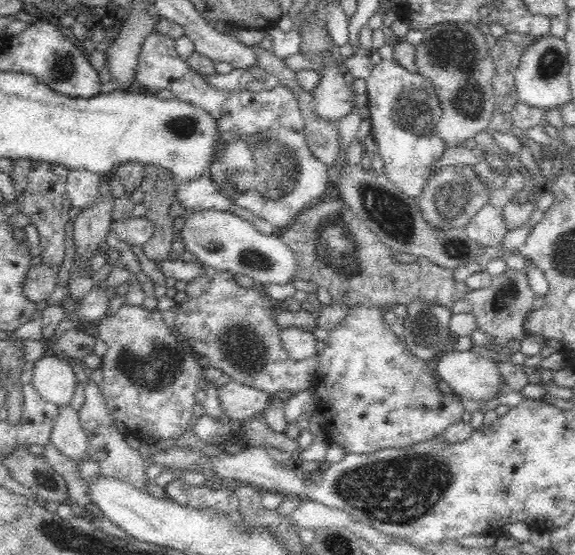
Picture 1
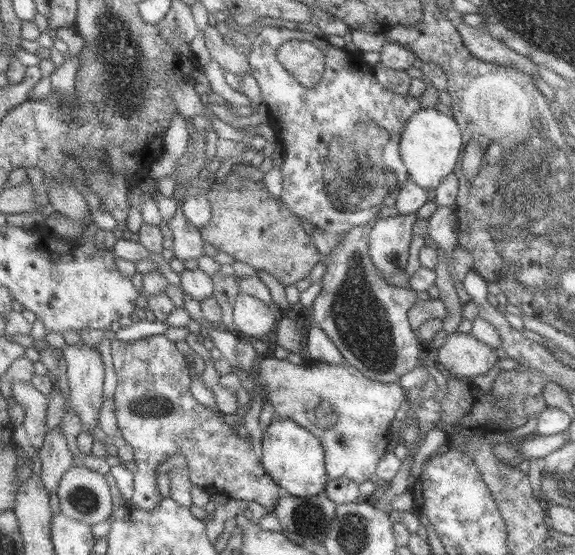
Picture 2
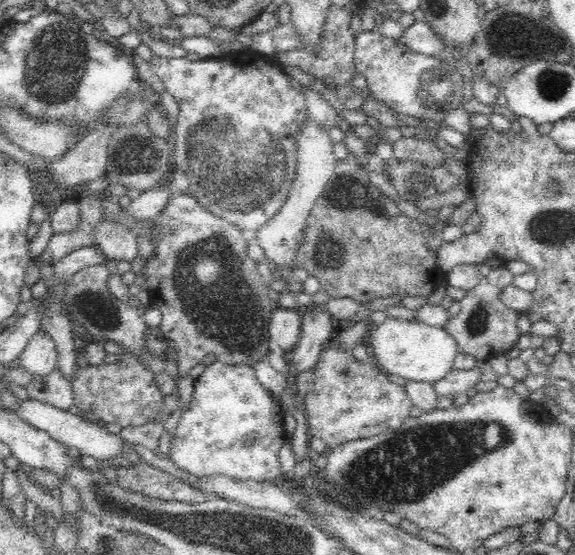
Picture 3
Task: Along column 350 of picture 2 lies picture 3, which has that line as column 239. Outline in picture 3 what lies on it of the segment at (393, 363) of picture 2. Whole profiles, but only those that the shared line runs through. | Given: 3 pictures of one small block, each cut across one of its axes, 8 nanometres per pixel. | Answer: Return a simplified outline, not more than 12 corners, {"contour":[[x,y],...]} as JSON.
{"contour":[[177,192],[144,298],[176,379],[266,362],[276,304],[249,235]]}

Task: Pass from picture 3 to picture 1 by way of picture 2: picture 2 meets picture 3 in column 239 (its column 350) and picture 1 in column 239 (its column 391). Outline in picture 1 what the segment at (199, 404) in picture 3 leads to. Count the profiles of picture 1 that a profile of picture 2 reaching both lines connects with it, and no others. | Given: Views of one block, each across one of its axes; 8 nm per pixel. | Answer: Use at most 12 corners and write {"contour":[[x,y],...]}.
{"contour":[[235,381],[217,389],[219,422],[247,418],[264,411],[270,397]]}

